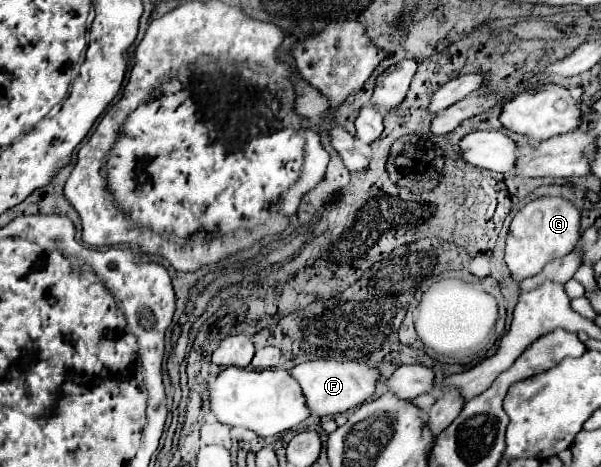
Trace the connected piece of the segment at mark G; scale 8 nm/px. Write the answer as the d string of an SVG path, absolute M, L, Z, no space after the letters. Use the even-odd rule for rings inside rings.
M541 197L527 203L511 221L511 231L507 235L505 263L515 281L533 277L553 259L571 253L579 241L579 209L561 197Z

